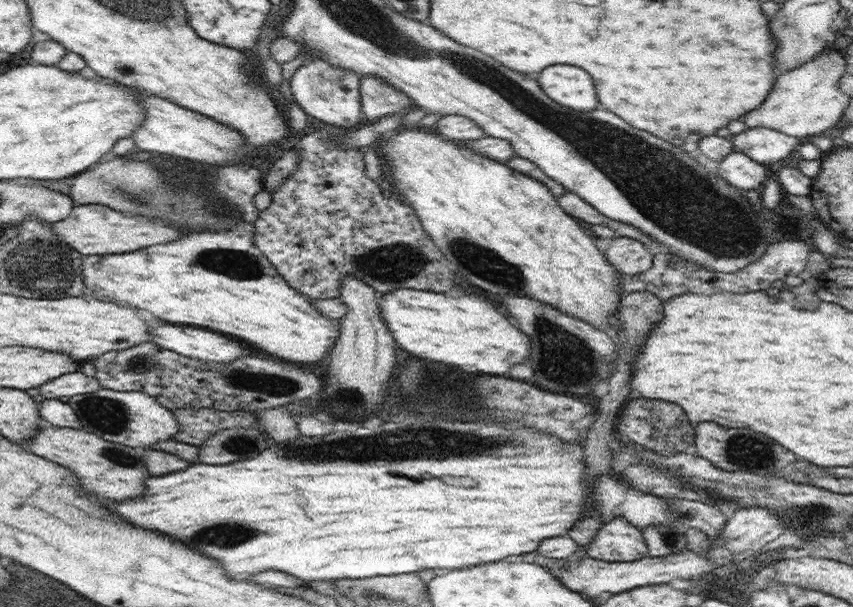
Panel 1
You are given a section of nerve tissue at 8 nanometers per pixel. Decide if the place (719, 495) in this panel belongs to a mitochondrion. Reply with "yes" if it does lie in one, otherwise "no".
yes

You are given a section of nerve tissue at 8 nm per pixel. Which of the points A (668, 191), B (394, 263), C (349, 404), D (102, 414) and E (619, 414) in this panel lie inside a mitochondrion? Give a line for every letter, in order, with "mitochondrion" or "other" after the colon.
A: mitochondrion
B: mitochondrion
C: mitochondrion
D: mitochondrion
E: other

